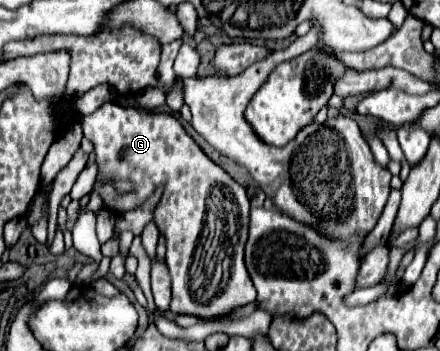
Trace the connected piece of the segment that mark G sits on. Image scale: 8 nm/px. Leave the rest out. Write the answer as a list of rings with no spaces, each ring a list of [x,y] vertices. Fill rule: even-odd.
[[[106,102],[96,112],[84,116],[82,126],[84,136],[94,144],[96,152],[98,176],[94,188],[100,192],[104,204],[112,212],[130,212],[140,208],[156,192],[156,188],[162,186],[162,196],[154,208],[154,224],[166,240],[166,266],[172,278],[170,312],[214,318],[256,300],[256,288],[244,262],[250,222],[248,192],[226,170],[222,170],[202,152],[202,148],[184,130],[178,116],[174,116],[172,112],[124,108],[114,102]],[[118,180],[132,182],[132,192],[120,194],[116,188]]]

